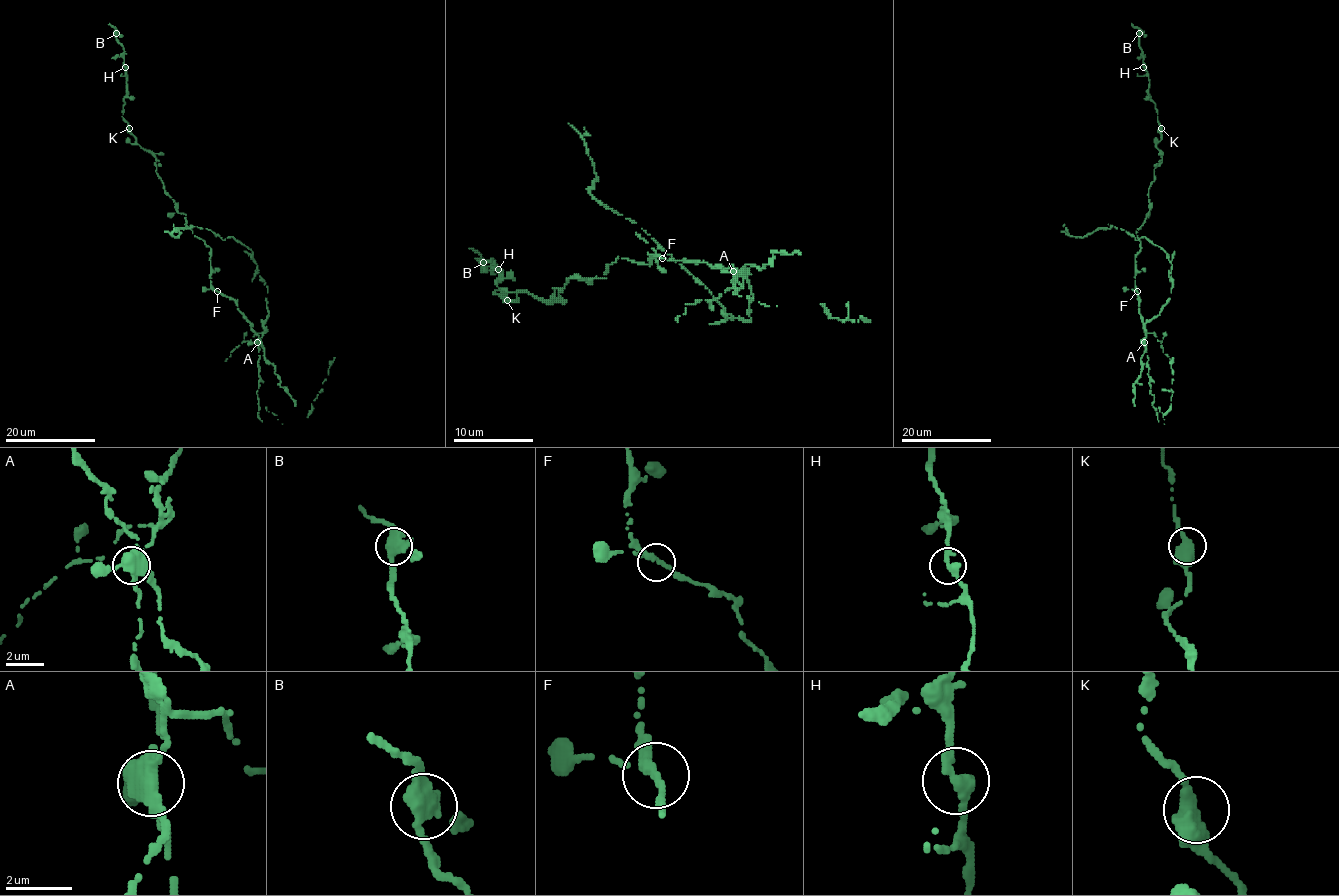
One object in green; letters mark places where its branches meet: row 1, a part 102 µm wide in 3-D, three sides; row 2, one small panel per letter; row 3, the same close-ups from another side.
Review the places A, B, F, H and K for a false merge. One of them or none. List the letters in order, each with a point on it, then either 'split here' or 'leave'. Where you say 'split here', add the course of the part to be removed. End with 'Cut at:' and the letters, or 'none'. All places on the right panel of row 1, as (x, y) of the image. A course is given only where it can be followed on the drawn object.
A: at (1144, 342); split here; foreign part runs (1144, 342), (1144, 325), (1170, 298), (1172, 264), (1164, 251), (1112, 226), (1081, 238), (1064, 224)
B: at (1139, 33); leave
F: at (1137, 291); leave
H: at (1143, 67); leave
K: at (1161, 128); leave
Cut at: A

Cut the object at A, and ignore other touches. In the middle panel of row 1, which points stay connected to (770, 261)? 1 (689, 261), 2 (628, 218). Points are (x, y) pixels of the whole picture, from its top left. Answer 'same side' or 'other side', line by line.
1: same side
2: other side

